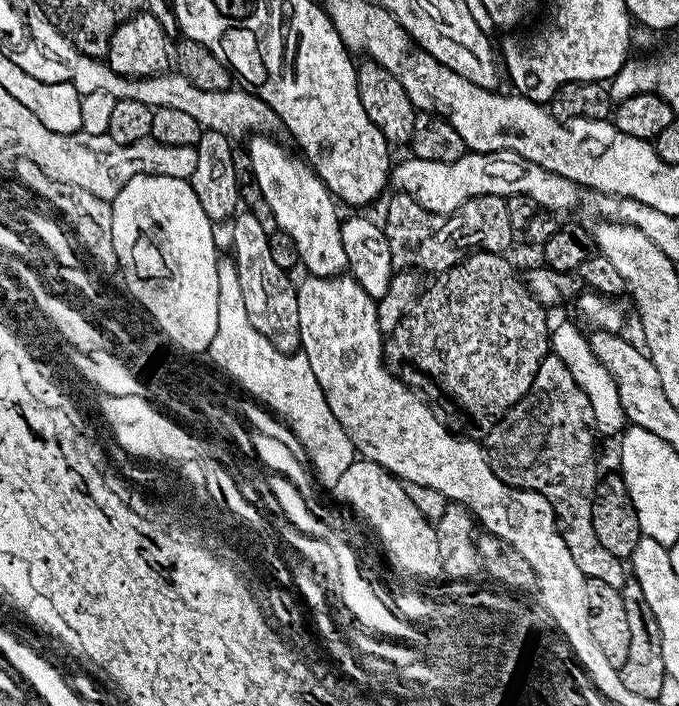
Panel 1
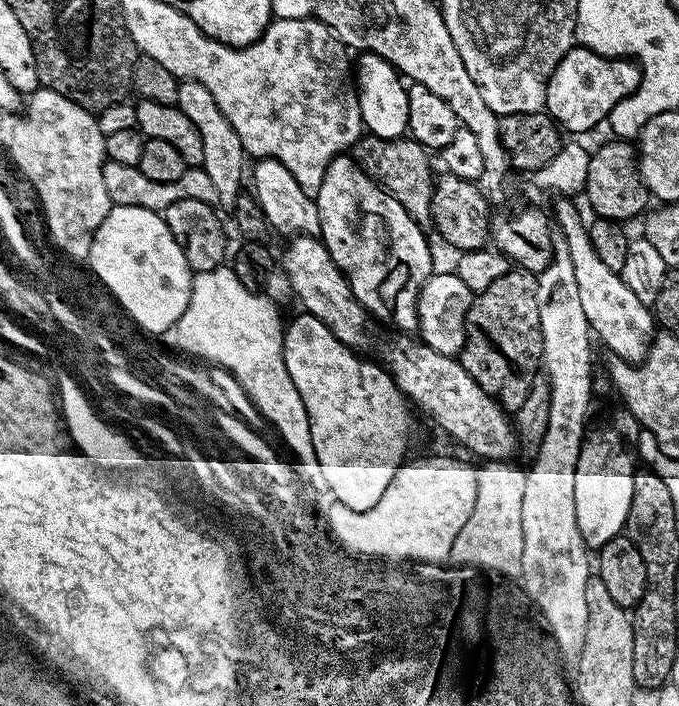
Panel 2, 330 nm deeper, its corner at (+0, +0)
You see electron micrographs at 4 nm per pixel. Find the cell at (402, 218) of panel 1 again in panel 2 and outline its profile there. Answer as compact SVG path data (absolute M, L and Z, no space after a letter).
M364 134L352 145L350 155L356 165L364 169L384 191L389 192L417 224L424 226L431 221L434 171L432 172L432 164L428 161L429 153L417 140L411 138L387 140Z

